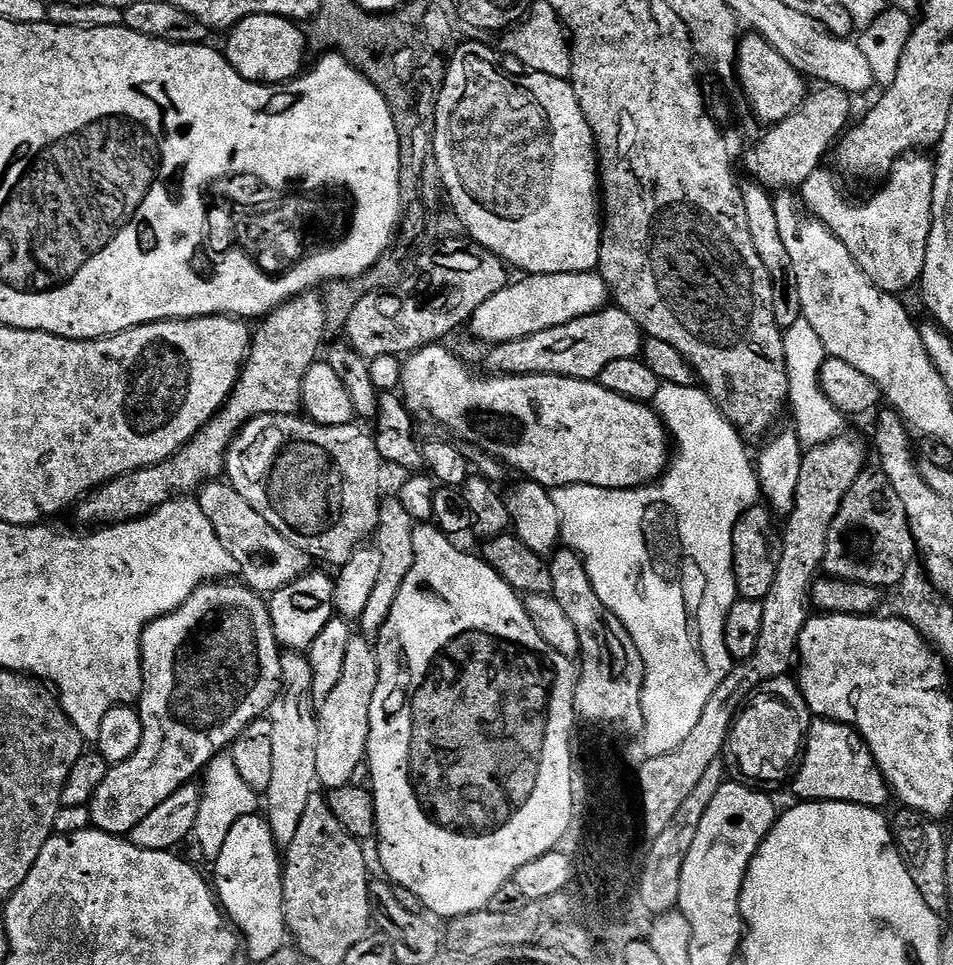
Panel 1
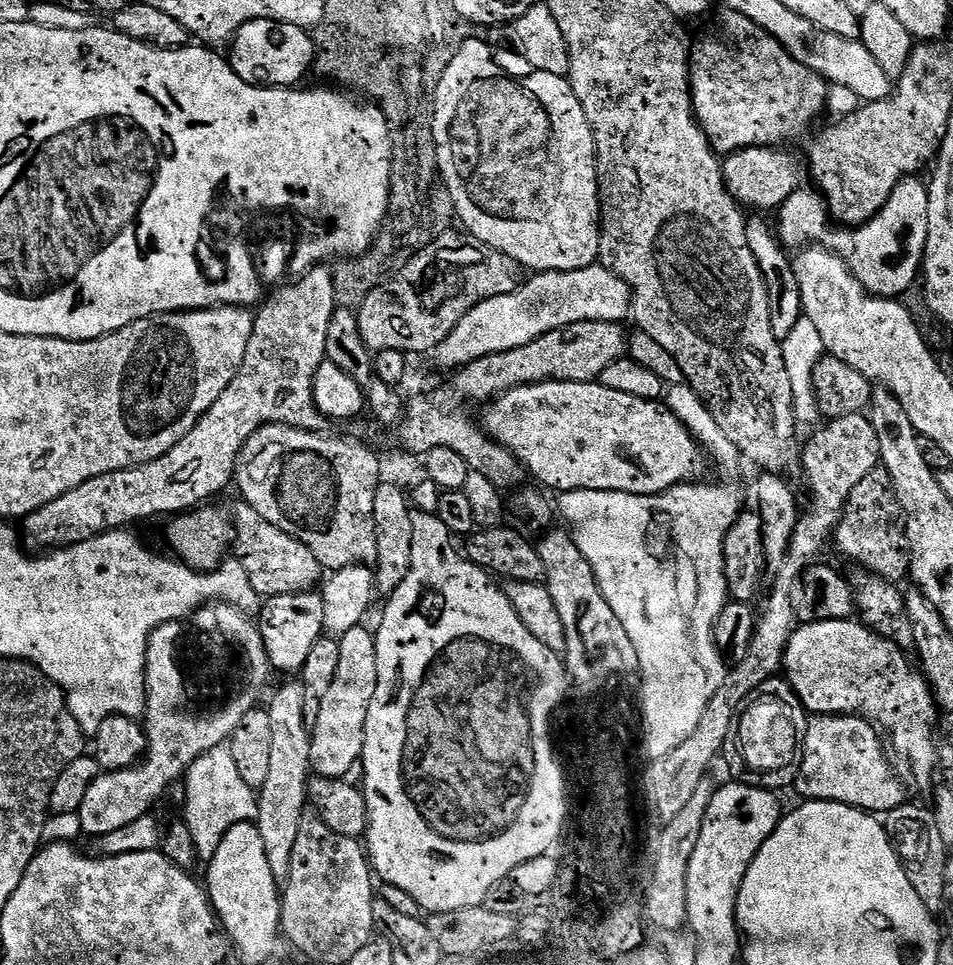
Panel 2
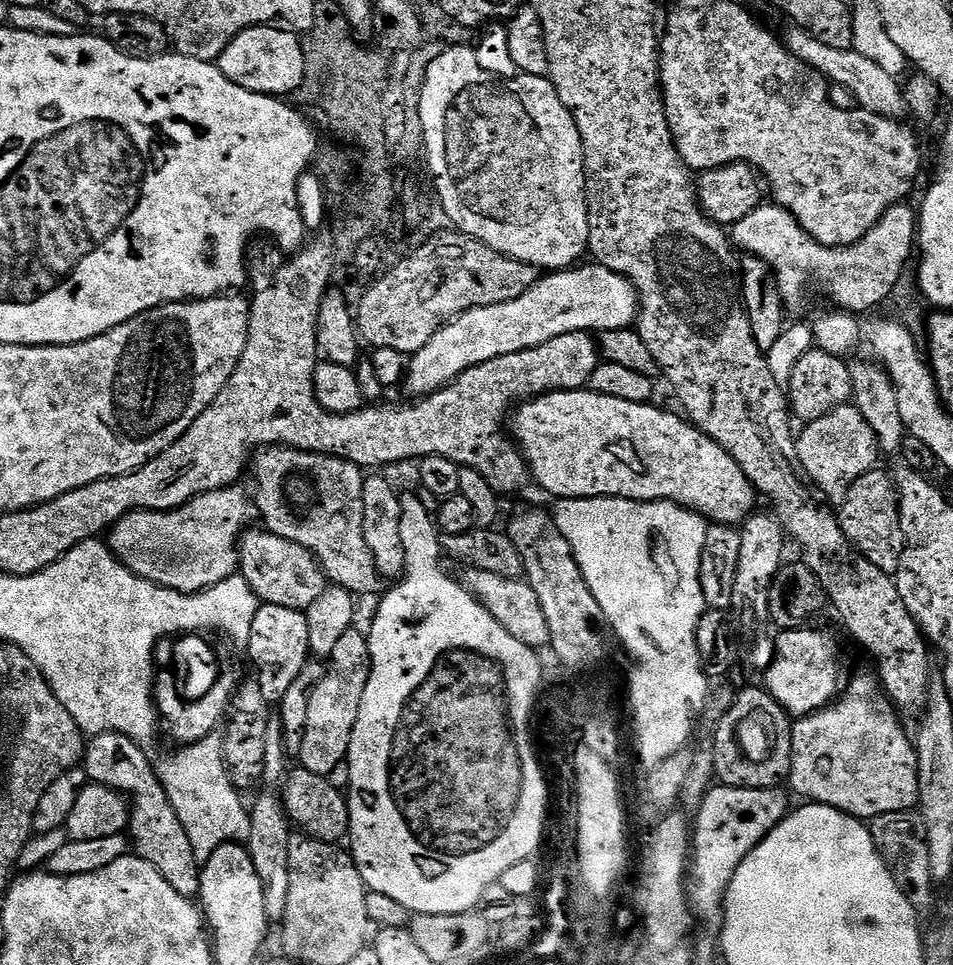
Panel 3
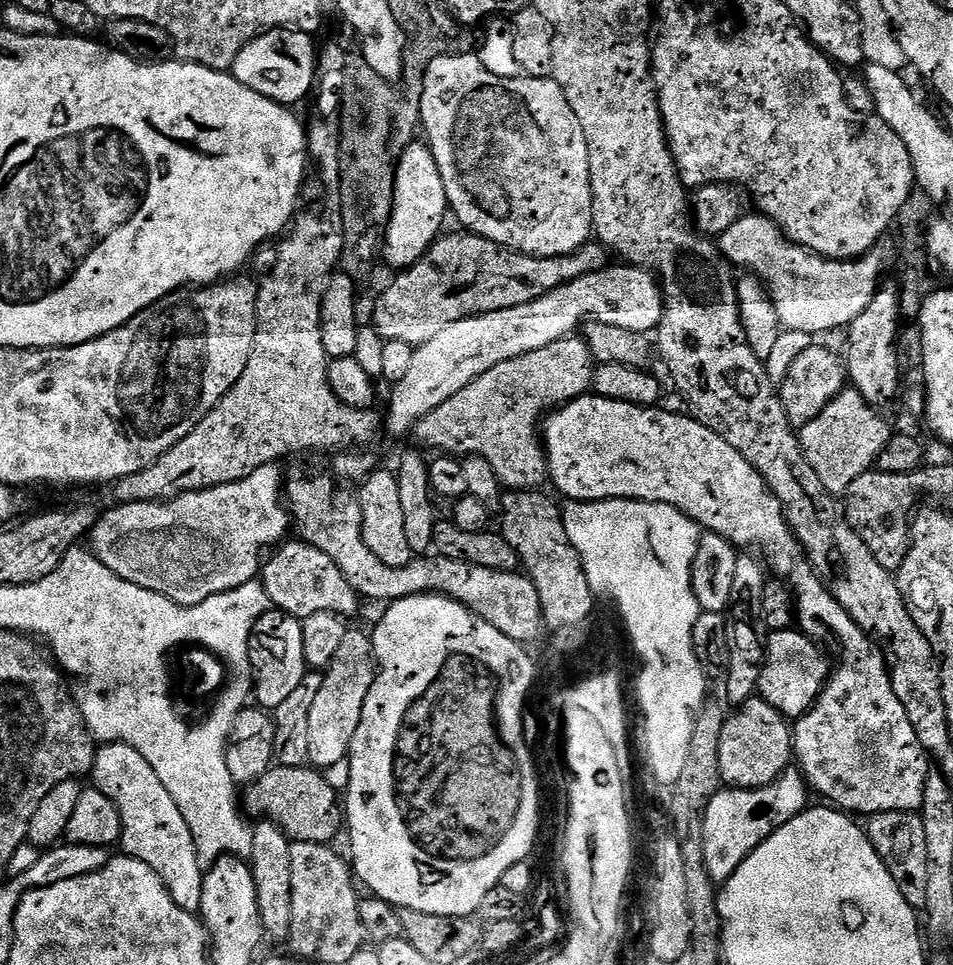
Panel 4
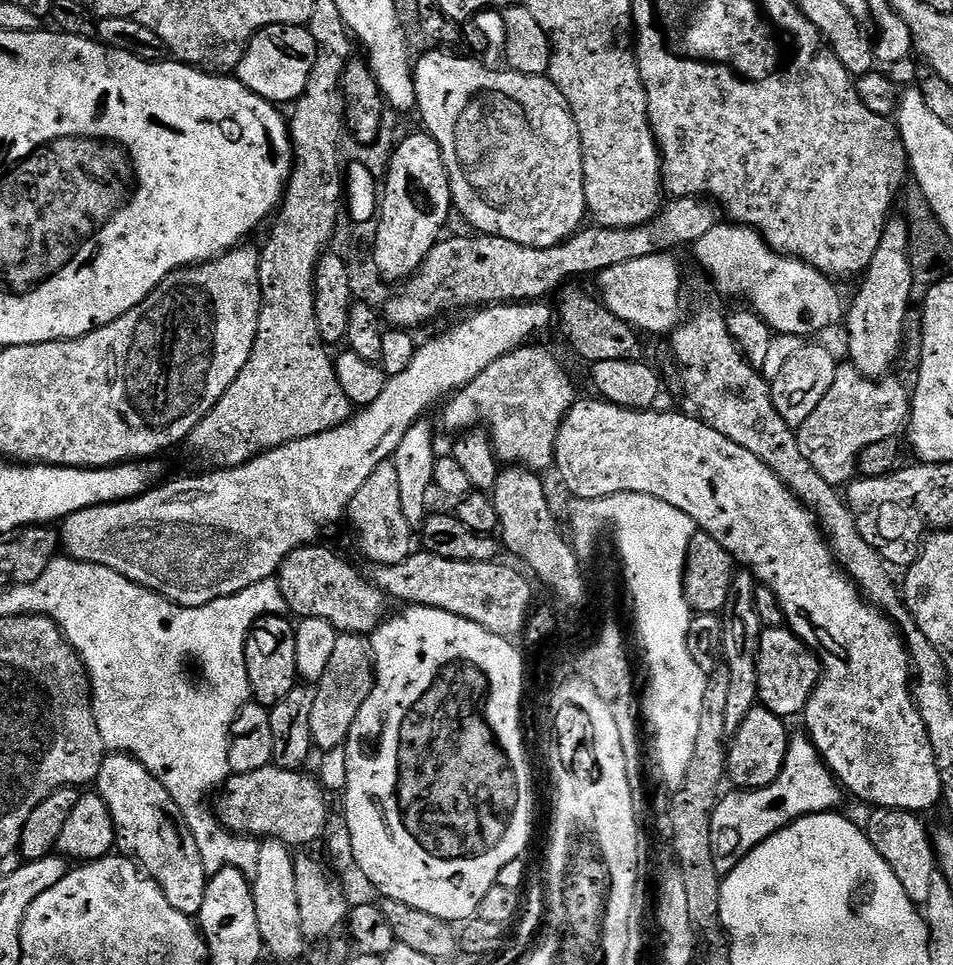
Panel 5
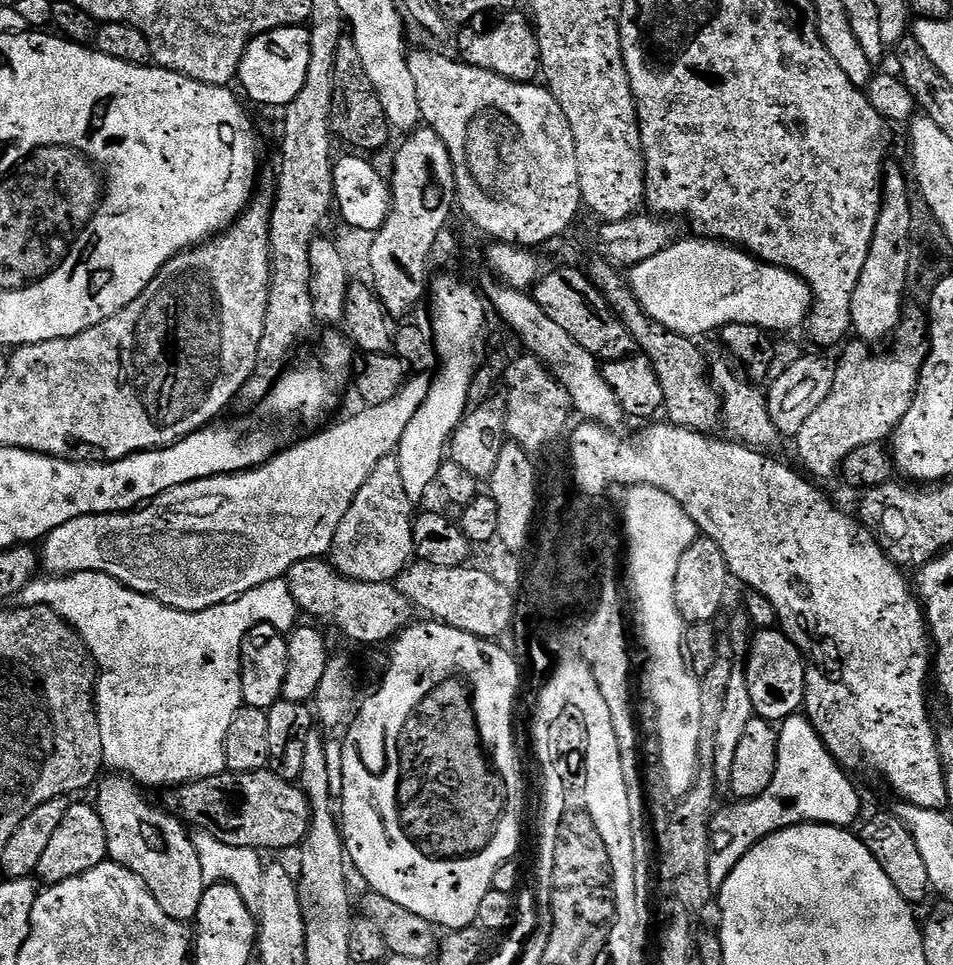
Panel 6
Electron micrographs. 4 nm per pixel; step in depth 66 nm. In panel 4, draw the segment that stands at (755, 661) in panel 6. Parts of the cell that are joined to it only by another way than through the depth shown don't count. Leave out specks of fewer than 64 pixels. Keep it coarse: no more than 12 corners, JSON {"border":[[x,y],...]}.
{"border":[[799,630],[768,632],[758,696],[812,709],[830,657]]}

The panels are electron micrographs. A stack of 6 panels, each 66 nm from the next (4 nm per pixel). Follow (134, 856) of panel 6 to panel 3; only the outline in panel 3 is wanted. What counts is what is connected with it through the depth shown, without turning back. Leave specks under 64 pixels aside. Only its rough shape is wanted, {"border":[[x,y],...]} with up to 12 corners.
{"border":[[86,744],[89,779],[134,797],[144,859],[192,898],[201,865],[145,745]]}

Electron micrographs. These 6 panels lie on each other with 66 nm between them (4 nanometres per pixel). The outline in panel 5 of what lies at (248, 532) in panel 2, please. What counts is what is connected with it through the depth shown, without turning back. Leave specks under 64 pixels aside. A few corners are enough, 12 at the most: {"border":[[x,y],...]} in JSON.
{"border":[[294,550],[278,583],[288,612],[367,637],[386,597],[336,552]]}

